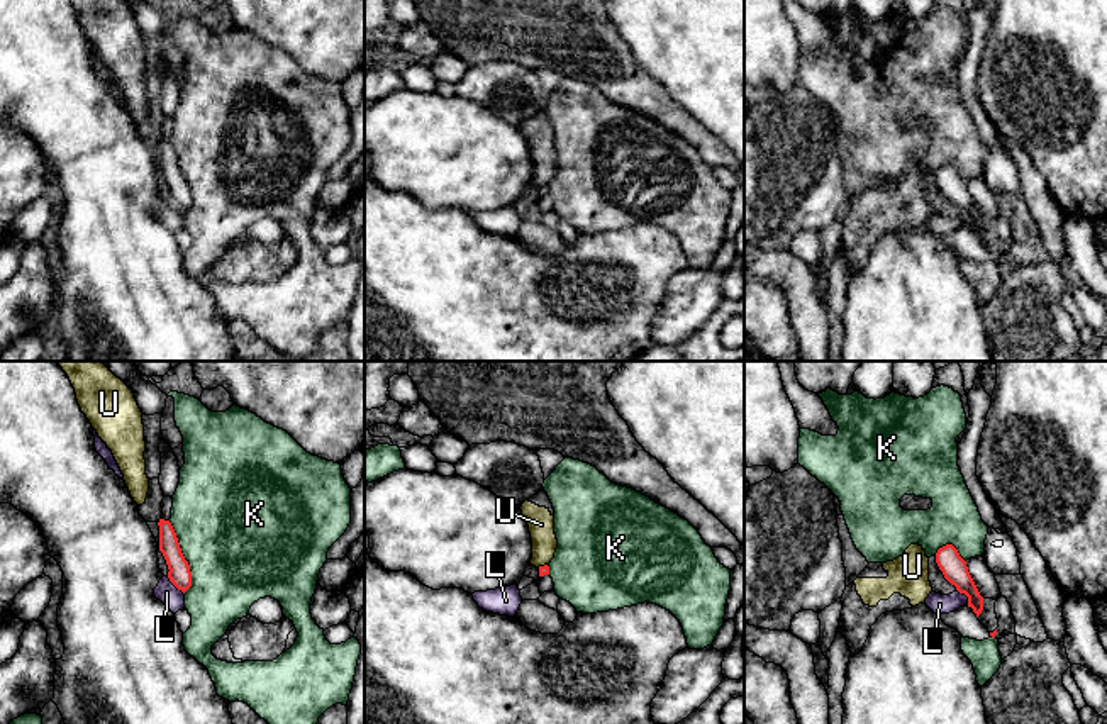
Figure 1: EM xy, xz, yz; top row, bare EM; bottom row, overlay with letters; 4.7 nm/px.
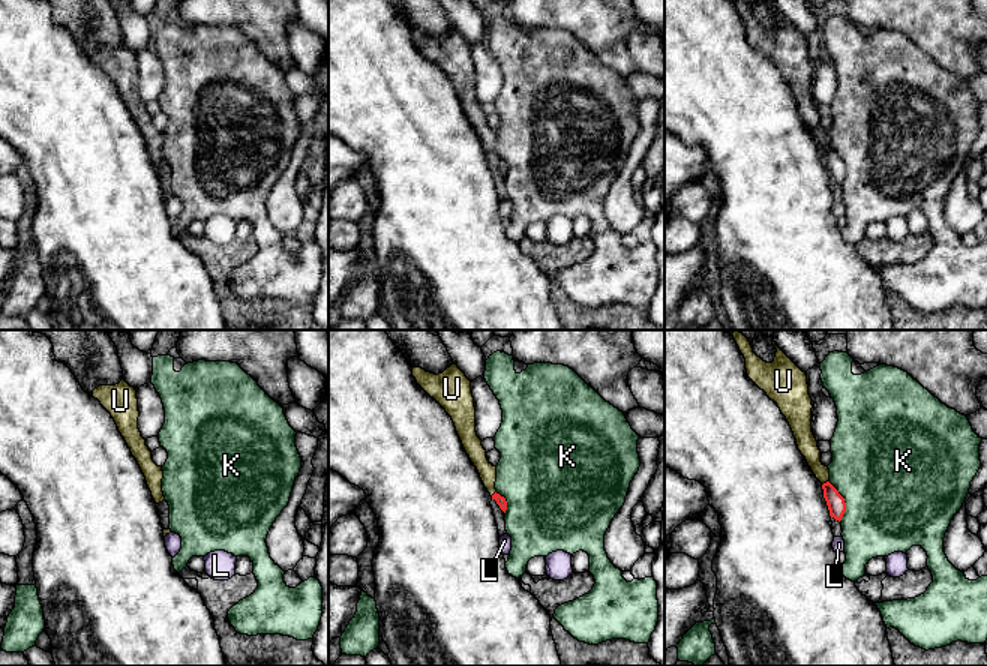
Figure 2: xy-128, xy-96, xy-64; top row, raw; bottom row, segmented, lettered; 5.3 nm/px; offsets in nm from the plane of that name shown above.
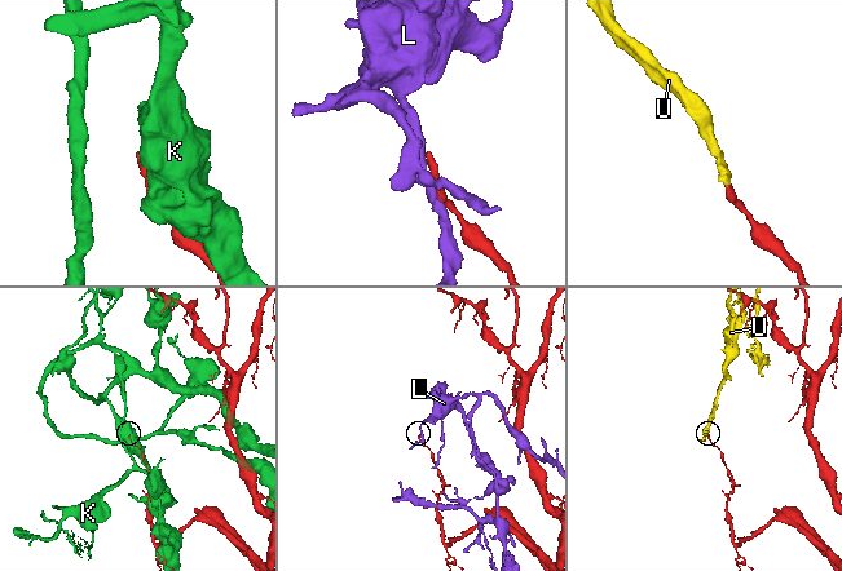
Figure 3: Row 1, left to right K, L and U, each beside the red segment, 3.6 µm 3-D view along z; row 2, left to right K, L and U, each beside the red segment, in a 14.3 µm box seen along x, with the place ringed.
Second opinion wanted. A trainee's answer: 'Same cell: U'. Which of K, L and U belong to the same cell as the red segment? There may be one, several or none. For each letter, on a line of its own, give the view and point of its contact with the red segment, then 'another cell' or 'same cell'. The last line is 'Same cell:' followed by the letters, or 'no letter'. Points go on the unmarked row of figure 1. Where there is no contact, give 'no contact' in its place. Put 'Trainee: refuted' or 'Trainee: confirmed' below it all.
K: contact xy (183, 177); another cell
L: contact xy (175, 206); another cell
U: contact xz (541, 187); another cell
Same cell: no letter
Trainee: refuted

